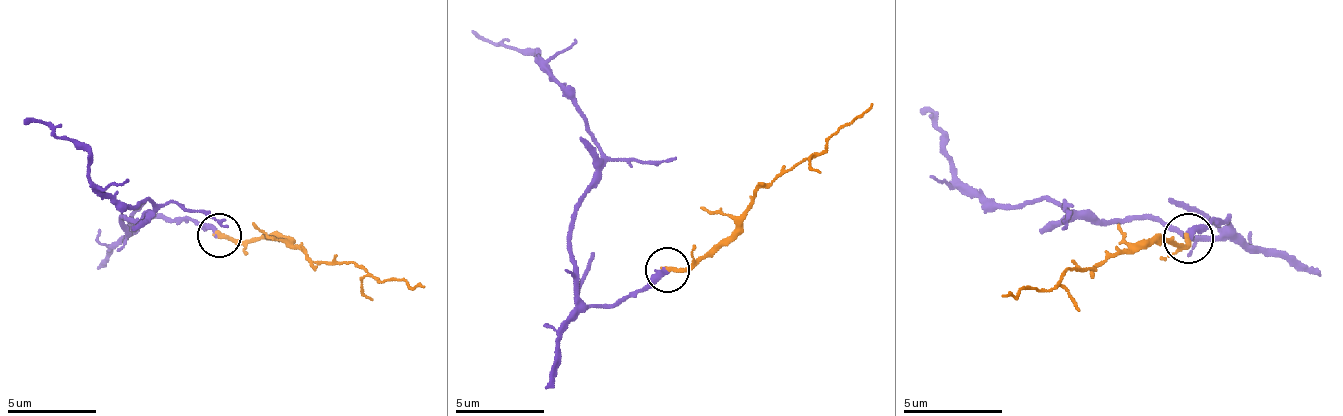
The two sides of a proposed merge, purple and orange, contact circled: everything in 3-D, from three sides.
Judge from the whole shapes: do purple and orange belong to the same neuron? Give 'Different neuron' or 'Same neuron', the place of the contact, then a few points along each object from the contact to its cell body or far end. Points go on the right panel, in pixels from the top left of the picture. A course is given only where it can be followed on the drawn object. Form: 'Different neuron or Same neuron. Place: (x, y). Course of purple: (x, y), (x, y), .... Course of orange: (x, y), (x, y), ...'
Same neuron. Place: (1188, 238). Course of purple: (1187, 237), (1226, 217), (1216, 237), (1062, 207), (988, 207), (958, 177), (938, 118), (918, 108). Course of orange: (1187, 237), (1182, 247), (1132, 242), (1097, 267), (1072, 267), (1047, 292), (1028, 287), (1003, 297)

